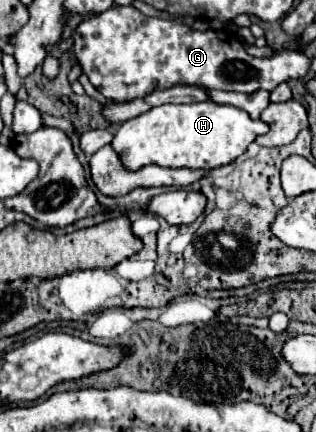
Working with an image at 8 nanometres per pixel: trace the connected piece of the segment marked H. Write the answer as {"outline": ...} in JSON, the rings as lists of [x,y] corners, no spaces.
{"outline":[[[204,101],[152,107],[148,113],[142,113],[132,121],[124,121],[124,125],[116,129],[110,145],[120,155],[122,163],[132,171],[152,163],[162,167],[216,169],[234,163],[248,149],[248,145],[264,133],[268,133],[268,125],[260,119],[254,121],[242,109]]]}

